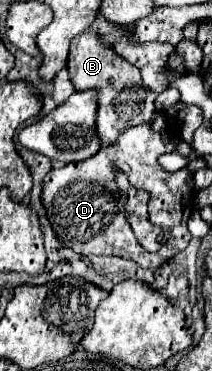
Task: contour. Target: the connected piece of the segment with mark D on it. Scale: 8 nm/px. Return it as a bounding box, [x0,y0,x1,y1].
[41,119,195,269]

